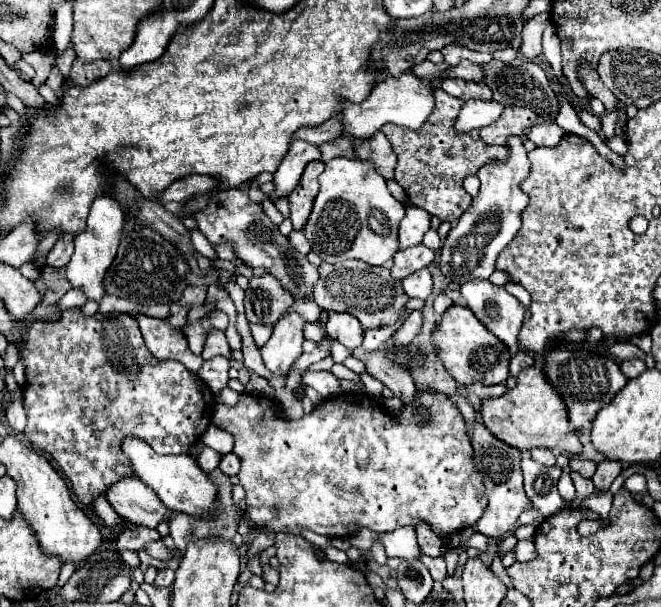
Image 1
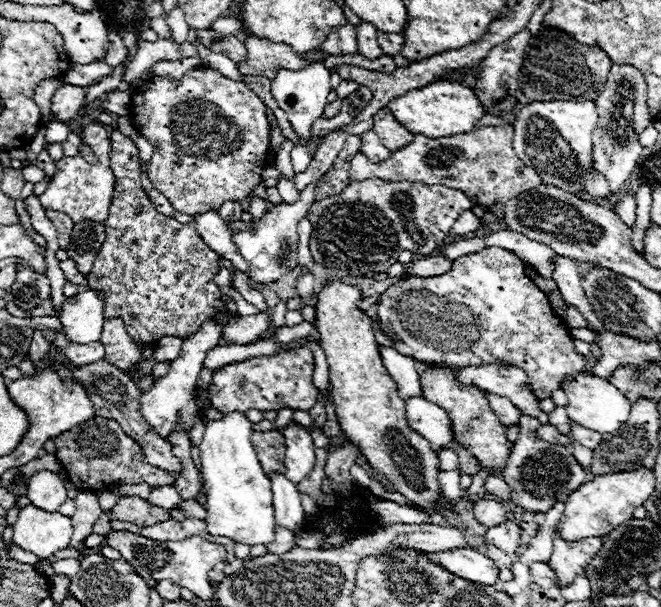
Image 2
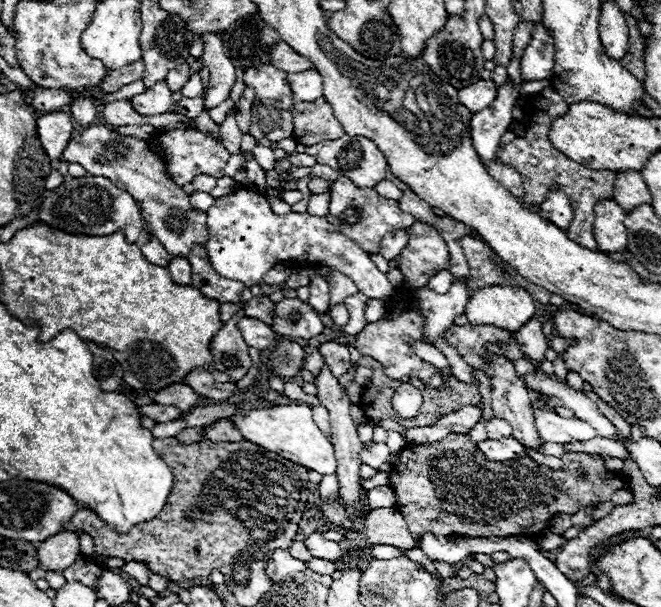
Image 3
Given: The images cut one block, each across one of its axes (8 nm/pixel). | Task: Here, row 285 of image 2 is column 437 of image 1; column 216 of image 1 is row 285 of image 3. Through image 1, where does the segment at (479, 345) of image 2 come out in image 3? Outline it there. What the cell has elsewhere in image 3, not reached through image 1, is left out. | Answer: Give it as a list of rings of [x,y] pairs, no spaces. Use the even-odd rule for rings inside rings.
[[[414,222],[408,230],[408,244],[396,258],[398,270],[404,274],[406,288],[424,288],[440,270],[448,270],[450,252],[444,238],[424,222]]]

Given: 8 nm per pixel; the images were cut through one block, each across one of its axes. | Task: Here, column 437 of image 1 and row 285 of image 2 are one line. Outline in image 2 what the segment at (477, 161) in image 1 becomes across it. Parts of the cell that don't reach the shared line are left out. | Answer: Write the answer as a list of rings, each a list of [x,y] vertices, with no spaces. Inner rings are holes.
[[[118,128],[110,134],[110,148],[112,148],[112,170],[116,176],[116,190],[114,202],[110,204],[110,214],[106,218],[106,240],[94,266],[88,276],[88,286],[106,292],[106,306],[104,318],[122,318],[130,338],[140,346],[154,346],[164,336],[176,336],[186,340],[198,332],[204,320],[208,320],[220,302],[220,290],[214,284],[214,276],[220,270],[216,260],[220,258],[202,238],[198,236],[192,224],[180,224],[174,218],[166,218],[164,214],[156,212],[150,204],[146,192],[140,188],[140,172],[142,162],[136,144],[124,136]]]

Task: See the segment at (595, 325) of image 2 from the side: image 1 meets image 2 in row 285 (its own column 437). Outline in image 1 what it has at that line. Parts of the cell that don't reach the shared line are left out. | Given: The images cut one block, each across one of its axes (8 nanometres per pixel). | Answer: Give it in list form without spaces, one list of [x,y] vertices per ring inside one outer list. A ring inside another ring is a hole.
[[[421,552],[420,560],[426,564],[426,568],[430,570],[434,580],[442,580],[446,576],[446,560],[442,556],[432,558],[432,556],[424,556],[423,552]]]

